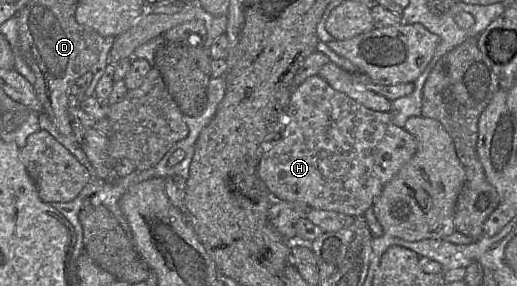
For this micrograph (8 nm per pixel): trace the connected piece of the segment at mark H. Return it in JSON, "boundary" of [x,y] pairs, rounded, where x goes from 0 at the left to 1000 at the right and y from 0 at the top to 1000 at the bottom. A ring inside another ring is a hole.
{"boundary":[[[615,262],[594,273],[567,311],[553,392],[553,444],[545,479],[538,493],[518,497],[516,510],[520,514],[509,535],[499,573],[499,615],[530,699],[578,703],[592,713],[598,727],[650,738],[679,759],[704,755],[708,734],[721,720],[725,692],[735,682],[743,647],[768,612],[774,591],[799,549],[807,521],[803,483],[781,448],[762,437],[752,392],[723,388],[708,378],[669,329],[642,308]]]}

